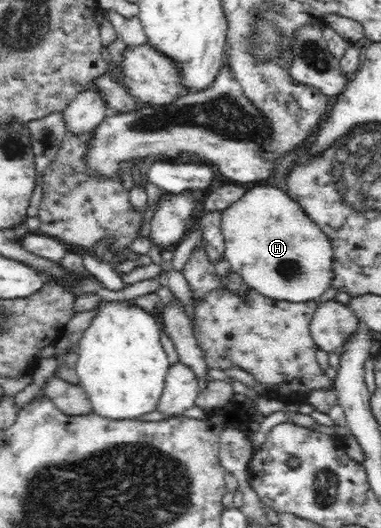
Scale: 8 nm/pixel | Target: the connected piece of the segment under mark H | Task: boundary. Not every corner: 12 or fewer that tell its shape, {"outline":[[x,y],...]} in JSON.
{"outline":[[274,186],[220,212],[225,260],[275,301],[331,287],[334,246]]}

